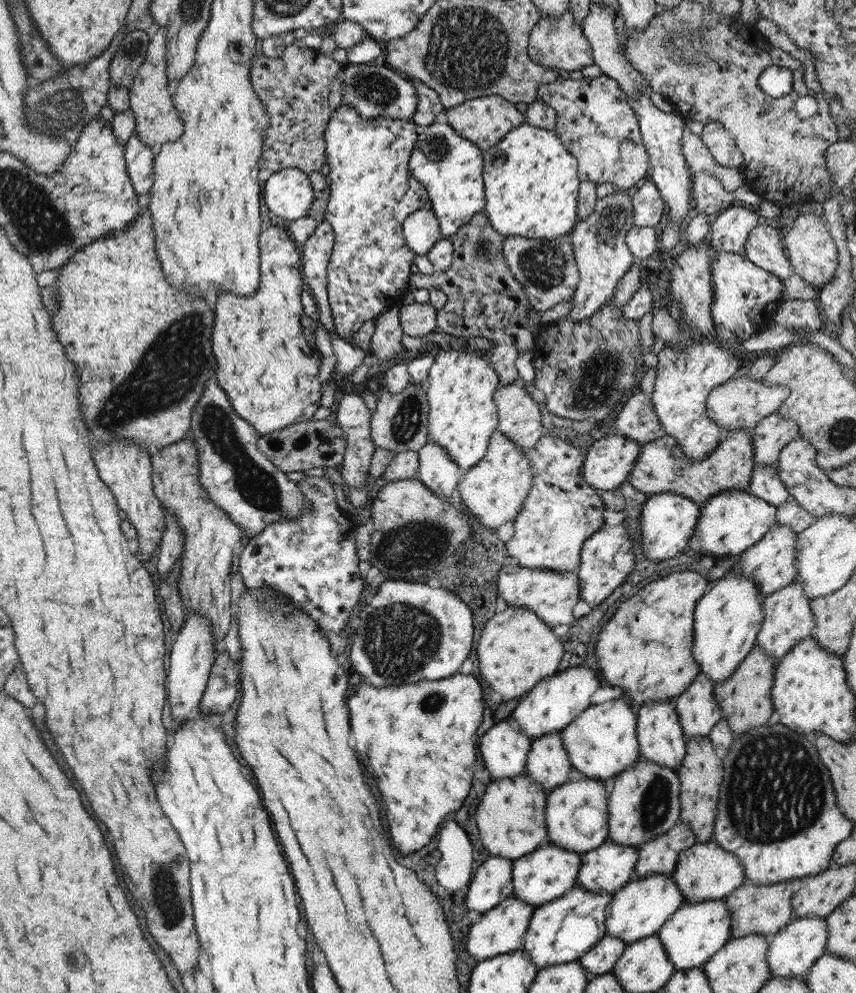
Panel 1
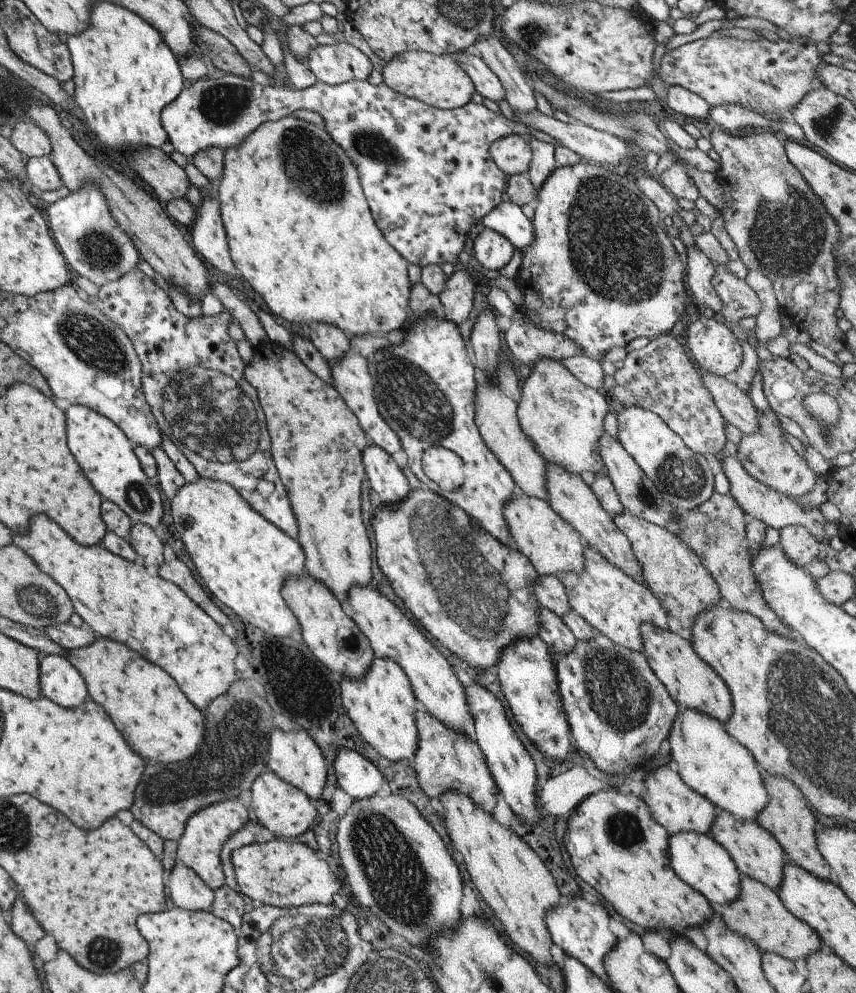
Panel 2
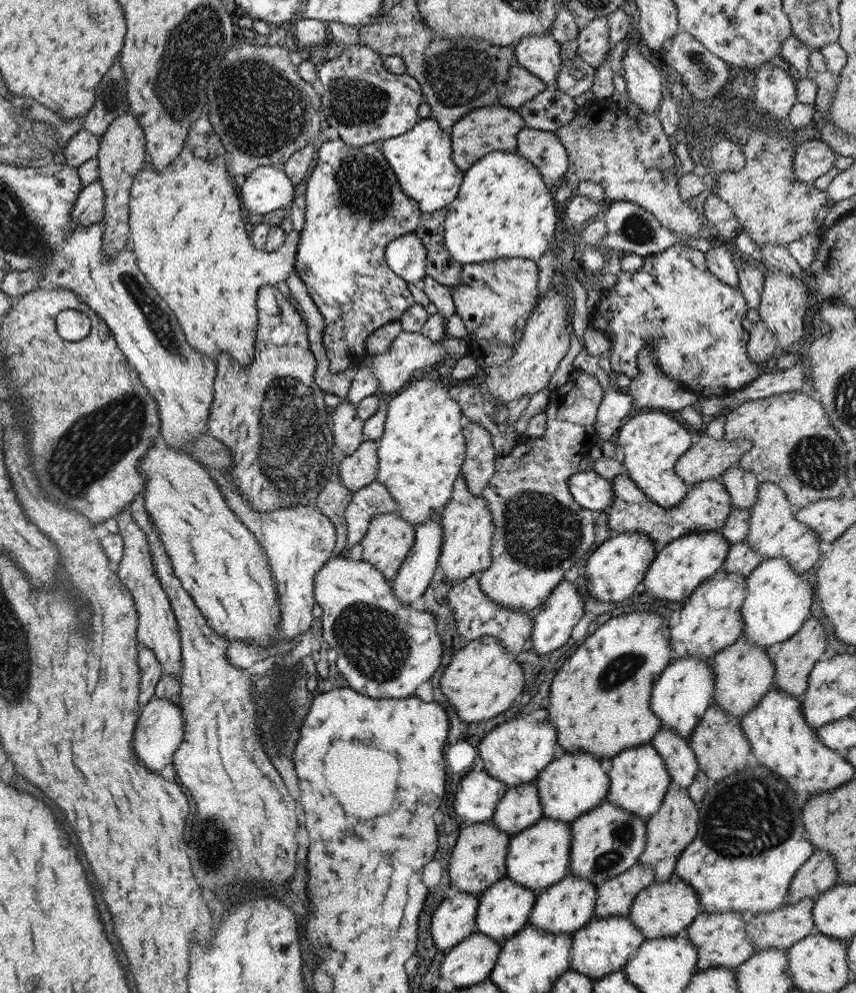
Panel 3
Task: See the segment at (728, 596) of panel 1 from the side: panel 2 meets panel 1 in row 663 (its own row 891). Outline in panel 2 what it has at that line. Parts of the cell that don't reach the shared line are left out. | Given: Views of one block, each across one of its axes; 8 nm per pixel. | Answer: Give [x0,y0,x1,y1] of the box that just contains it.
[667,832,741,908]

